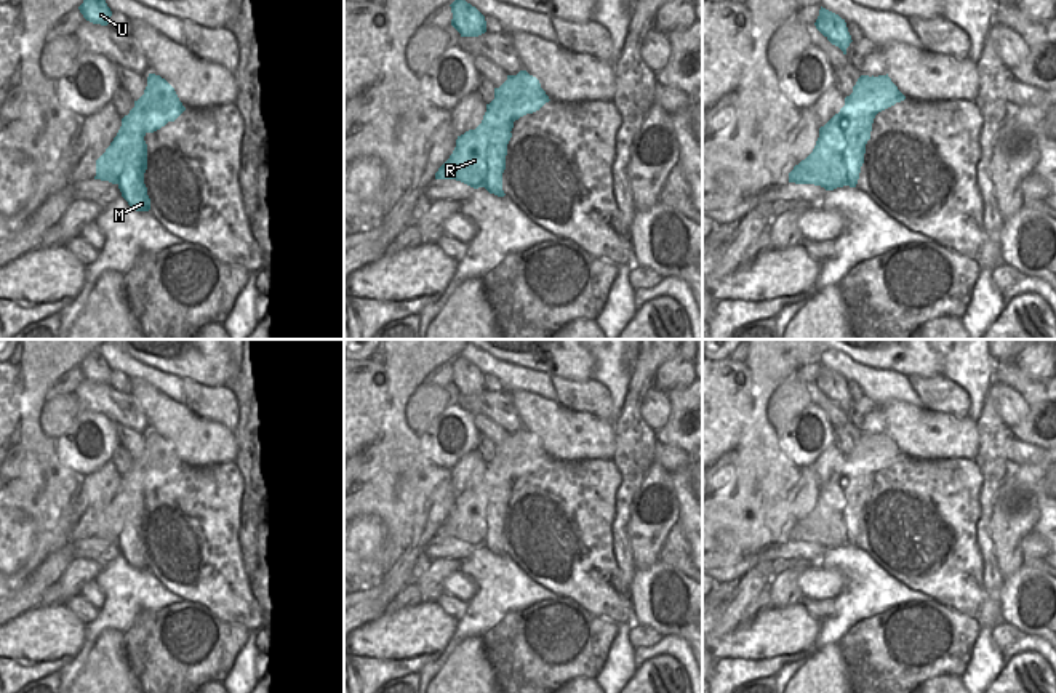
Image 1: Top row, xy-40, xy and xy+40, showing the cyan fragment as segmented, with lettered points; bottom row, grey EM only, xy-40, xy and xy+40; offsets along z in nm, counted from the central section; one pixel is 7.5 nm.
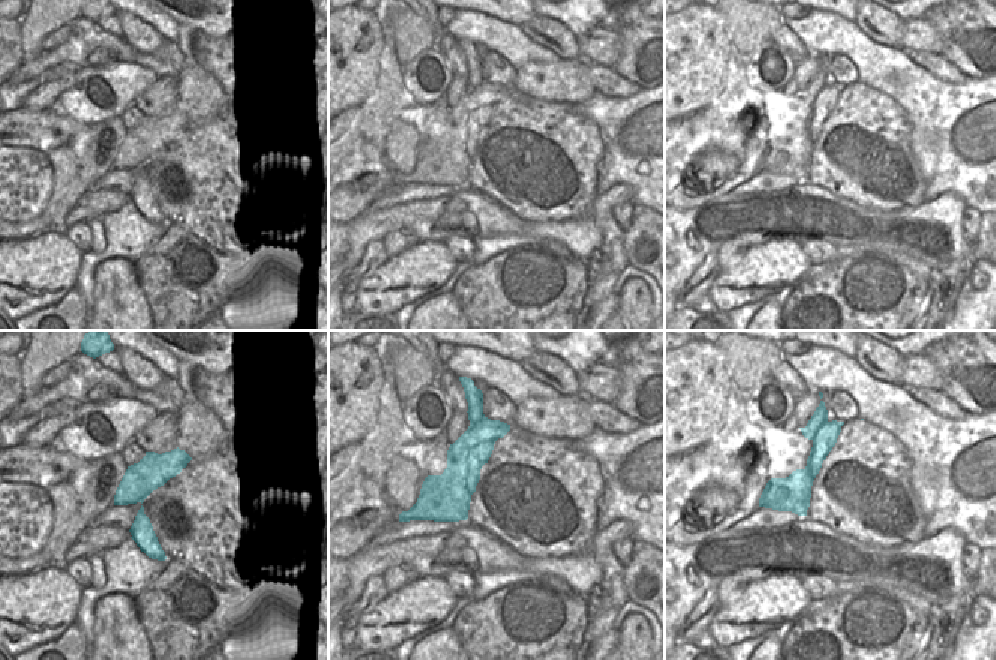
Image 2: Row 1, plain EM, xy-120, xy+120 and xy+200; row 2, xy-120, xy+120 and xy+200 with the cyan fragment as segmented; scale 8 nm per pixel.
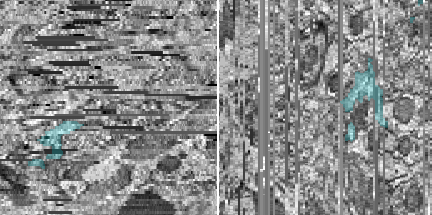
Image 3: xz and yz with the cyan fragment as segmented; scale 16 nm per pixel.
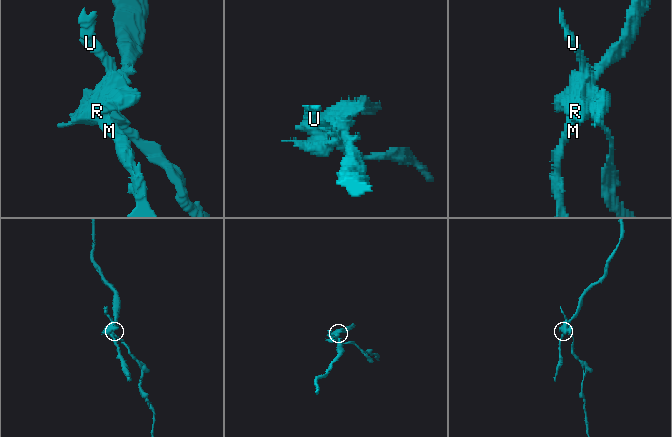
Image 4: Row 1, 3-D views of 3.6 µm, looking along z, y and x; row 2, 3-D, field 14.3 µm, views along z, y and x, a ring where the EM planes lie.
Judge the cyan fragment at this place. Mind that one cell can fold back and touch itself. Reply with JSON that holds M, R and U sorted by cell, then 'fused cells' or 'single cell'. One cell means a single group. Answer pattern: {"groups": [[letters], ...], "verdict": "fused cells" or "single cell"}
{"groups": [["M"], ["R", "U"]], "verdict": "fused cells"}

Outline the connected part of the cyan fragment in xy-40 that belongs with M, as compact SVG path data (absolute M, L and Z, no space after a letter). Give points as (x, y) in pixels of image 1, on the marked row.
M141 122L141 126L138 128L131 141L125 171L118 179L122 197L136 211L150 210L150 198L144 184L144 173L147 170L147 144L144 141L144 136L144 122Z

